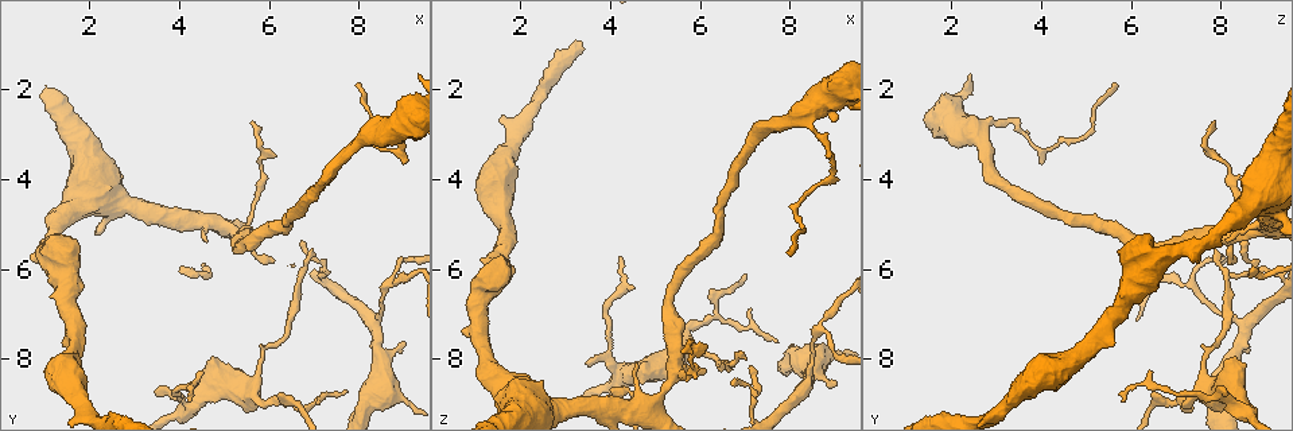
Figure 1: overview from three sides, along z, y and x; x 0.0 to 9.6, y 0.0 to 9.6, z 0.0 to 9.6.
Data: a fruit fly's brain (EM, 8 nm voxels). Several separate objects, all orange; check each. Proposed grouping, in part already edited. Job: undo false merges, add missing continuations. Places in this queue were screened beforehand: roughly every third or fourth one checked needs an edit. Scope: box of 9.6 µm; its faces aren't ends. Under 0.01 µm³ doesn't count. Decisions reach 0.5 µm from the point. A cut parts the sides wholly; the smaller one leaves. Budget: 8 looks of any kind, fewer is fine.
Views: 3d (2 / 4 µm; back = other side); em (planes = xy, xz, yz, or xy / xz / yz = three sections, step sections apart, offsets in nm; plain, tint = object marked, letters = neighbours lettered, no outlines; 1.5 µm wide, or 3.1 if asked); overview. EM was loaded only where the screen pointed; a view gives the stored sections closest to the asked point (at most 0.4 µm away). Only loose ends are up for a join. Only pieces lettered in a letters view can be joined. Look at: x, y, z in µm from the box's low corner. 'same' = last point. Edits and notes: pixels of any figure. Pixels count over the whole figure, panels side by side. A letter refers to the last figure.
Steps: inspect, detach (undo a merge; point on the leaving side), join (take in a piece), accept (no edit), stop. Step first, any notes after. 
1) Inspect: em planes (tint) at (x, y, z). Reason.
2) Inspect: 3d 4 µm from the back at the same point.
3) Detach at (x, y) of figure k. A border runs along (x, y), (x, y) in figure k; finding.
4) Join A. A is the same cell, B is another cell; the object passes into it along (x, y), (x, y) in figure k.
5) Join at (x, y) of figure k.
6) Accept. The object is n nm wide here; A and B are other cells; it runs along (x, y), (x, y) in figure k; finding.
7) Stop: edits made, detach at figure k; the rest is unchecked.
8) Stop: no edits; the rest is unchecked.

Inspect: em xz step 4 (letters) at (8.95, 7.60, 8.60).

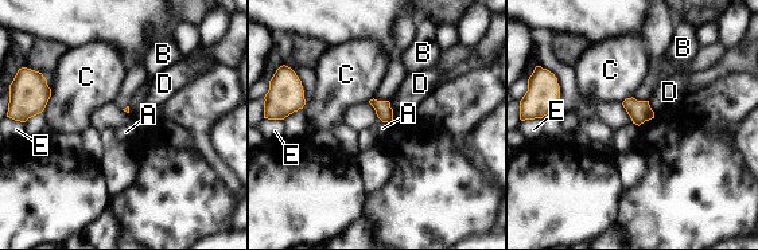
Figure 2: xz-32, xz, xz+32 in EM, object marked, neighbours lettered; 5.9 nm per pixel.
Accept. A, B, C, D and E are other cells; no lettered piece goes on from it.

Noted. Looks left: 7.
Inspect: 3d 2 µm at (6.95, 5.50, 7.85).

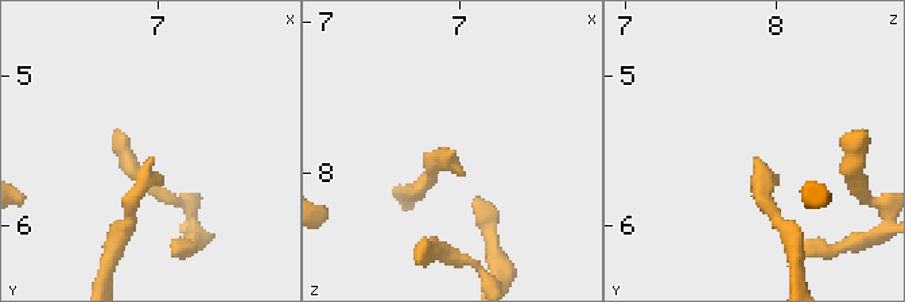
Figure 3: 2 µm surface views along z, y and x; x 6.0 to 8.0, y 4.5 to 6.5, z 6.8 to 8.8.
Inspect: em xz step 8 (tint) at (7.00, 5.56, 7.84). Shape alone is not enough.

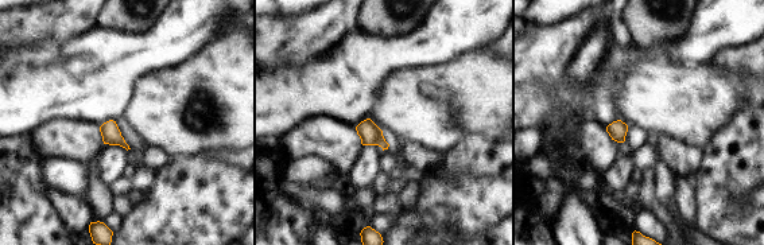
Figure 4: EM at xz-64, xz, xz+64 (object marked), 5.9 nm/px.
Inspect: em xz step 8 (letters) at the same point. See the neighbours.

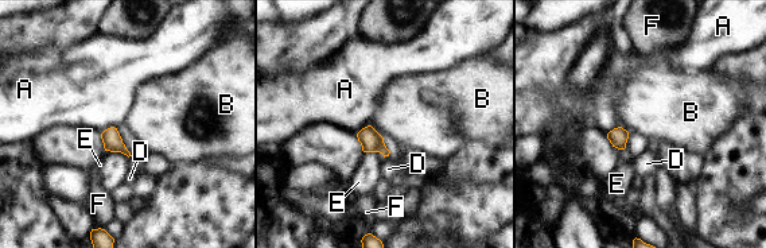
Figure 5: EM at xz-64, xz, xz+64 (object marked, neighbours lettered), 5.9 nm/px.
Accept. The object is 120 nm wide here; A, B, D, E and F are other cells; a border runs along (105, 150), (123, 152), (128, 157) in figure 5; no lettered piece goes on from it.

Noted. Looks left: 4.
Inspect: 3d 2 µm at (6.20, 8.95, 7.10). Branch point.

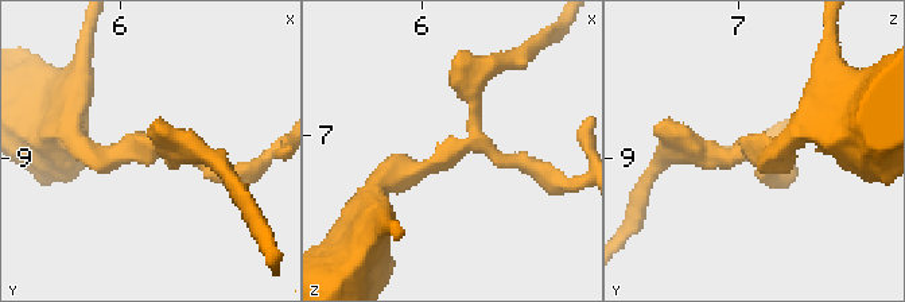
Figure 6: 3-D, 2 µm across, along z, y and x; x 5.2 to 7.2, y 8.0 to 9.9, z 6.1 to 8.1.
Inspect: em planes (letters) at (6.26, 8.90, 7.08). 3 arms meet here.

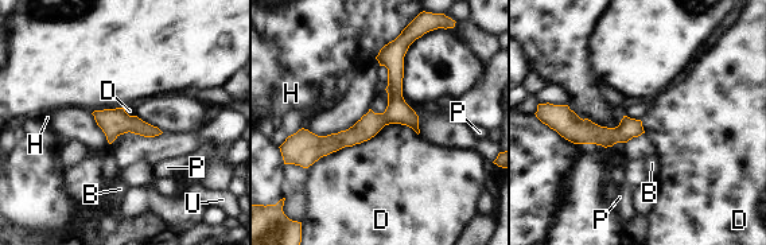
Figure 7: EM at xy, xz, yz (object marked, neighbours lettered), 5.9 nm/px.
Accept. The object is 120 nm wide here; the longest contact is with D, 700 nm; B, D, H, P and U are other cells; one neuron here.

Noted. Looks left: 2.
Stop: no edits; the rest is unchecked.

